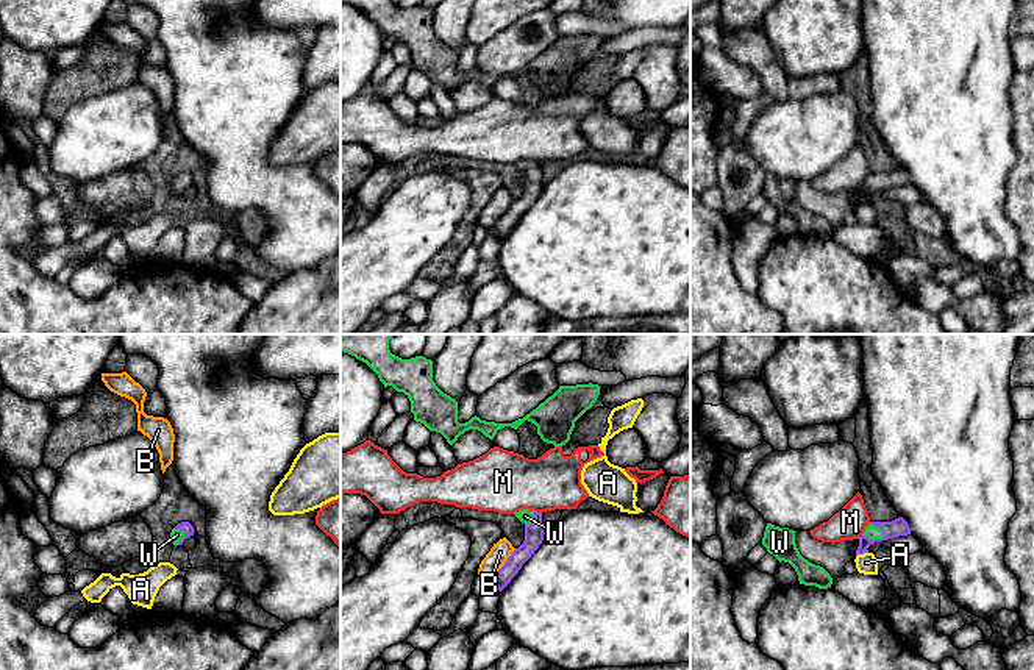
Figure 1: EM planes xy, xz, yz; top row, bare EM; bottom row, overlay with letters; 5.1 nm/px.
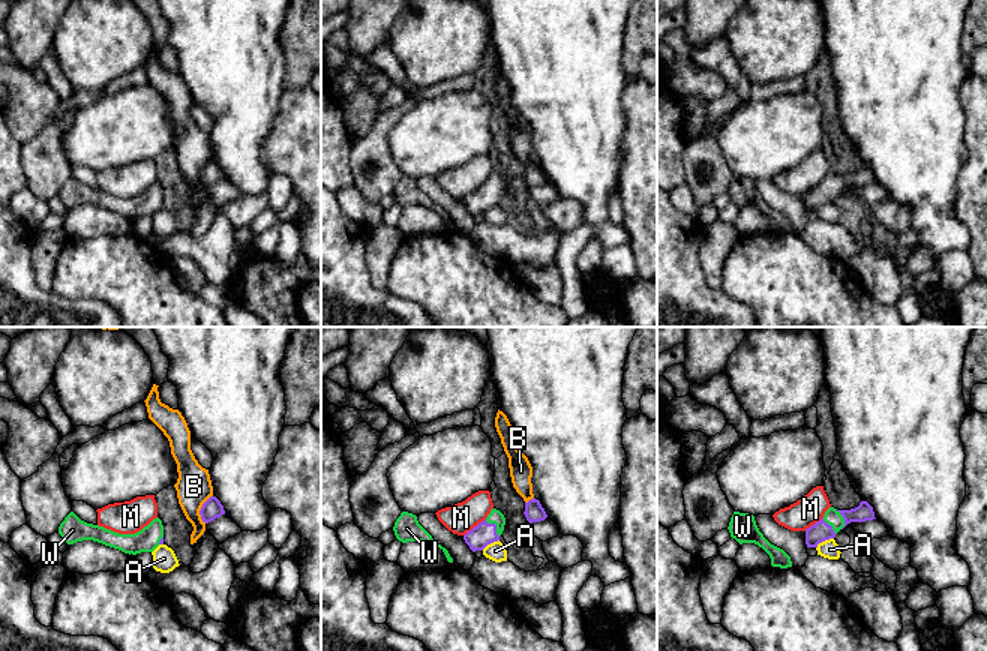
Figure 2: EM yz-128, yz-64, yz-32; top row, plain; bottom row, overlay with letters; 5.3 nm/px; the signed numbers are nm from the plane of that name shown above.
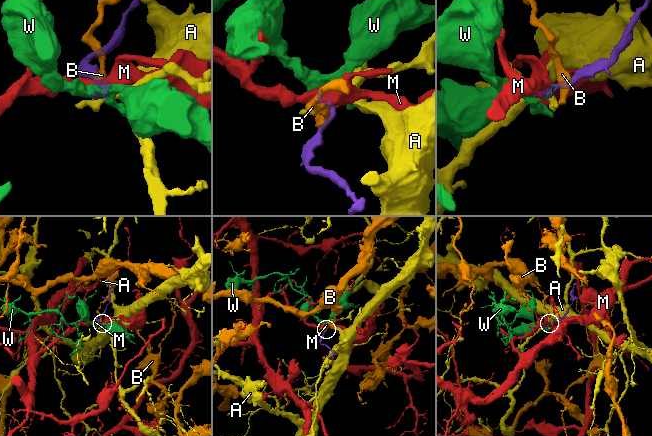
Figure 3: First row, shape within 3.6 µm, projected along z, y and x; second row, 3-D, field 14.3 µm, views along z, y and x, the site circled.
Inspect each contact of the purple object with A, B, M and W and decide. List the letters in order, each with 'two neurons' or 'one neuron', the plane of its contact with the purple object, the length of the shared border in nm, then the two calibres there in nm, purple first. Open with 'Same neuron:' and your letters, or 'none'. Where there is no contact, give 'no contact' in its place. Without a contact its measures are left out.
Same neuron: W
A: two neurons; contact in yz; length 70 nm; calibres 90 and 100 nm
B: two neurons; contact in xz; length 190 nm; calibres 100 and 100 nm
M: two neurons; contact in xz; length 40 nm; calibres 100 and 320 nm
W: one neuron; contact in yz; length 120 nm; calibres 90 and 70 nm

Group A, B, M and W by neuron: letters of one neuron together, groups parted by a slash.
A / B / M / W

